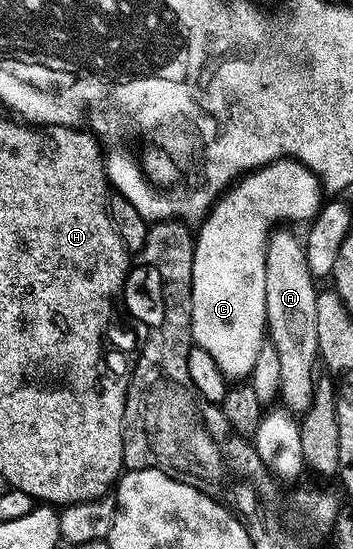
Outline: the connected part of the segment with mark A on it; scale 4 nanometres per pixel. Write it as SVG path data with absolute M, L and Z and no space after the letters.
M275 230L269 236L266 244L266 284L268 285L268 313L266 314L266 326L268 328L269 342L274 343L276 352L280 355L281 374L280 381L282 382L280 399L287 411L293 413L295 416L301 417L306 414L306 410L312 405L314 400L314 384L316 382L316 374L314 370L319 370L320 356L318 354L318 338L316 337L316 305L318 304L318 296L320 294L319 284L316 282L313 273L310 271L310 266L306 260L306 248L301 238L297 239L290 231Z

